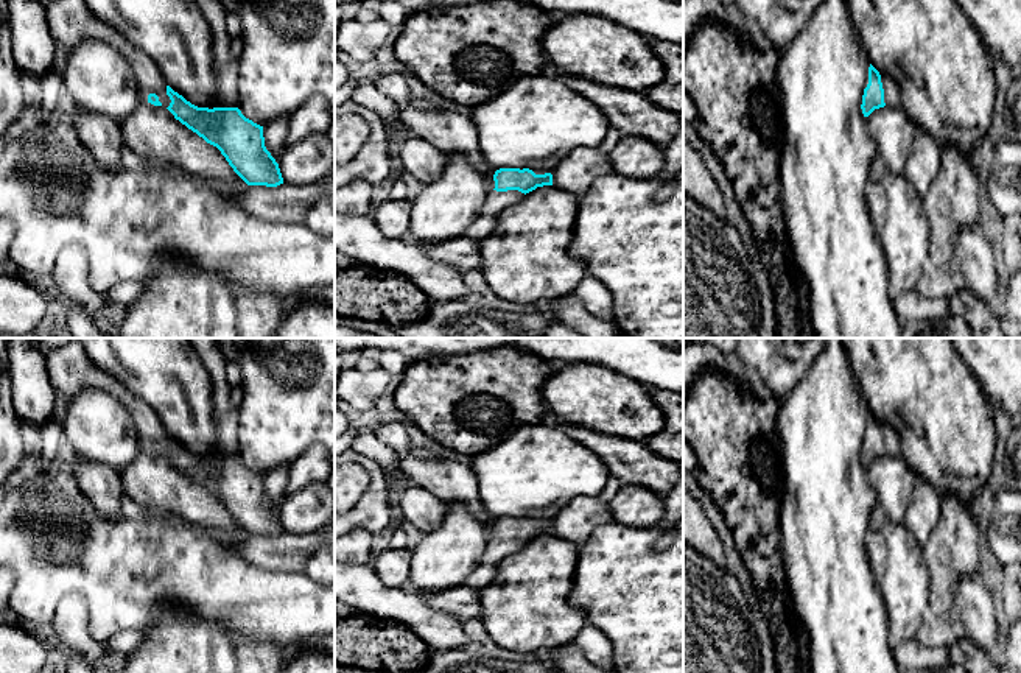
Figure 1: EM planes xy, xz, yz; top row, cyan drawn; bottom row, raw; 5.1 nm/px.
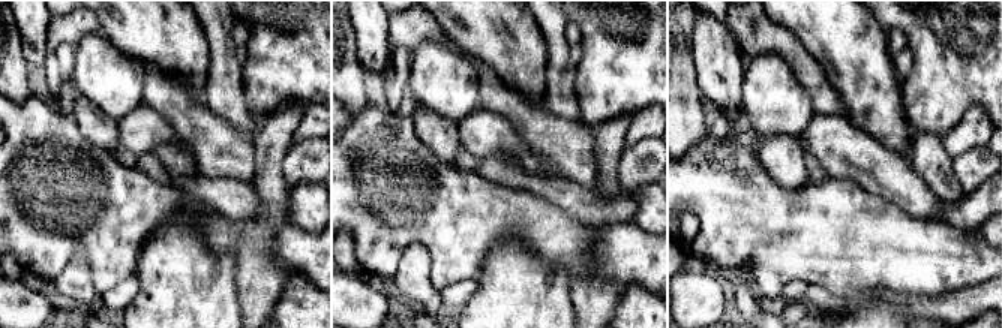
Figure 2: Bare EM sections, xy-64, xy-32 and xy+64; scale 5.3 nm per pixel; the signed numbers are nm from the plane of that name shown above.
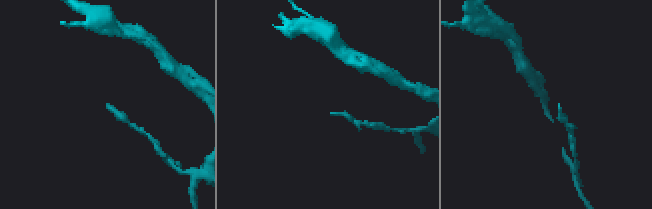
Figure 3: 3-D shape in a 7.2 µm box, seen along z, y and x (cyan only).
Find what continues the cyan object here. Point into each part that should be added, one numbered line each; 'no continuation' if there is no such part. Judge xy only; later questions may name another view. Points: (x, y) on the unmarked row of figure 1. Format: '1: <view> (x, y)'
1: xy (69, 366)

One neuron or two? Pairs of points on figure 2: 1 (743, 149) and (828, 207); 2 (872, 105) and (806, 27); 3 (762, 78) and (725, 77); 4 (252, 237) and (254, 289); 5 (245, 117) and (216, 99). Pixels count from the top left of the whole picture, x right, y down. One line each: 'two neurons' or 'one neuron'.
1: one neuron
2: one neuron
3: two neurons
4: one neuron
5: one neuron

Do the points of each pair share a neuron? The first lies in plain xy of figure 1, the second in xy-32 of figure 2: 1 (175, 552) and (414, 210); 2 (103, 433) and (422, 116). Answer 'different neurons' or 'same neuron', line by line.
1: same neuron
2: different neurons

